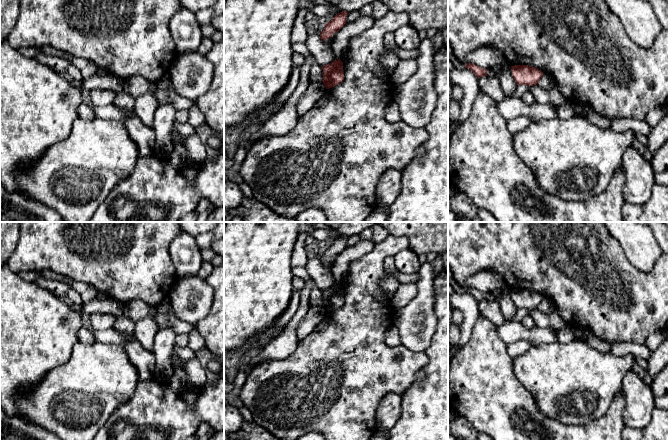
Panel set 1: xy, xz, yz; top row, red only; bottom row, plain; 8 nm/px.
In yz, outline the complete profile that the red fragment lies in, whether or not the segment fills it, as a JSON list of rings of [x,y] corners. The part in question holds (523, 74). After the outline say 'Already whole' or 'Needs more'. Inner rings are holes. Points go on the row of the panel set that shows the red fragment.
[[[528,65],[511,66],[512,76],[517,85],[533,86],[538,84],[543,76],[543,72],[535,67]]]. Already whole

